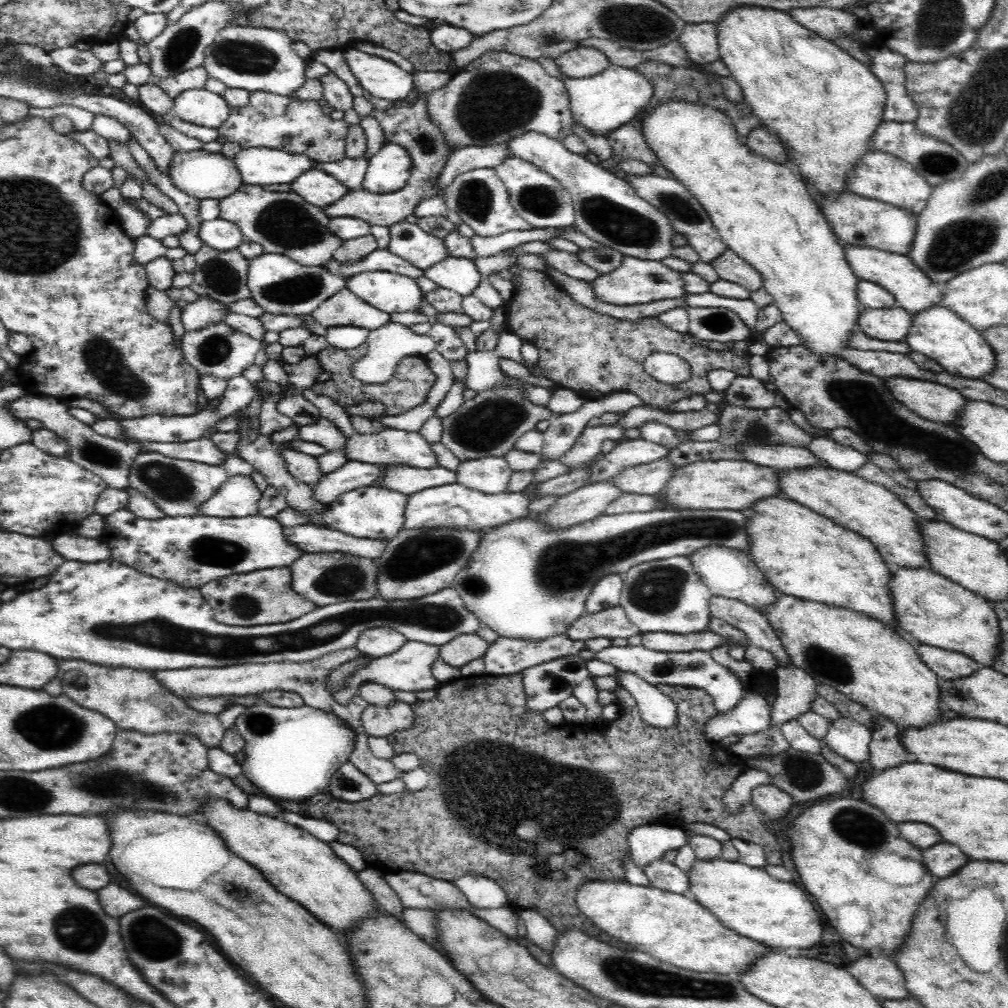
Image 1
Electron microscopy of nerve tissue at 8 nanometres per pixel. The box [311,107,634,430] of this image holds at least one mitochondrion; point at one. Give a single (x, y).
(474, 197)

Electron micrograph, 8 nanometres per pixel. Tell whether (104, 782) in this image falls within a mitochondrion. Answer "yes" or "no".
yes

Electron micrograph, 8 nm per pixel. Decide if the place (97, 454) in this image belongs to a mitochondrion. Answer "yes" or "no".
yes

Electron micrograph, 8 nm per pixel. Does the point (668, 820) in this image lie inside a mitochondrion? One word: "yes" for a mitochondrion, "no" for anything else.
no

